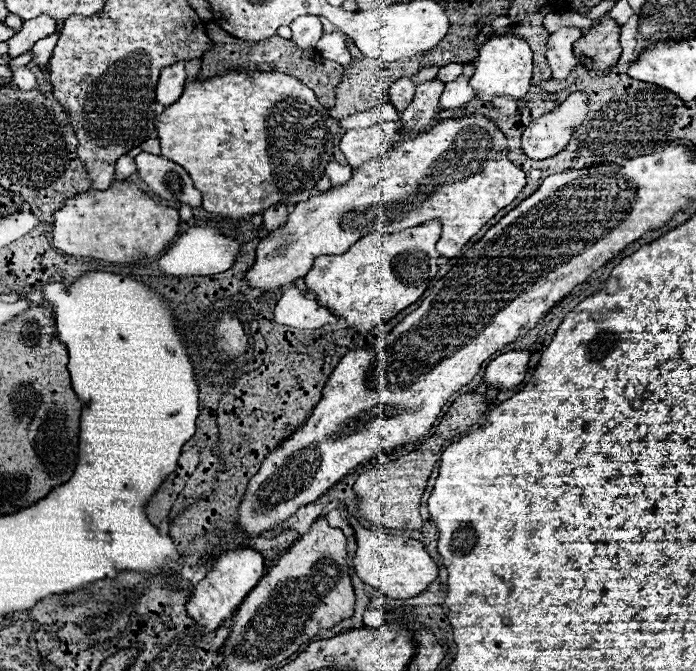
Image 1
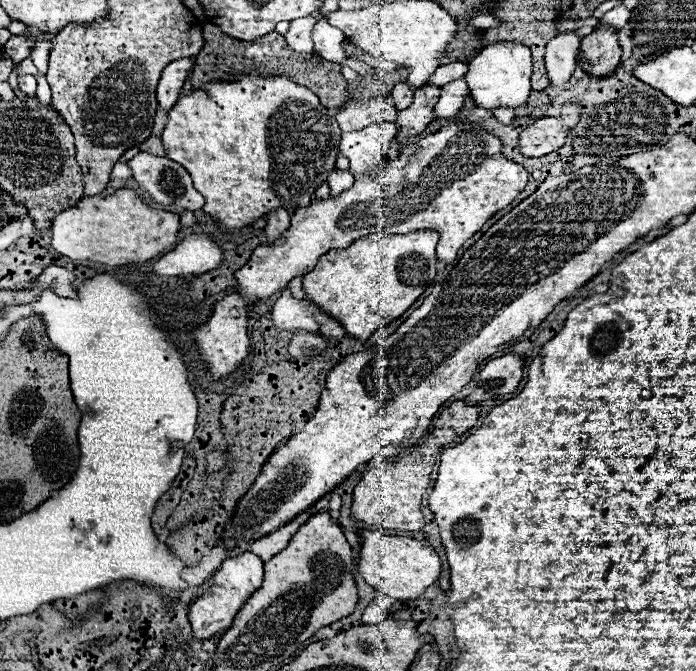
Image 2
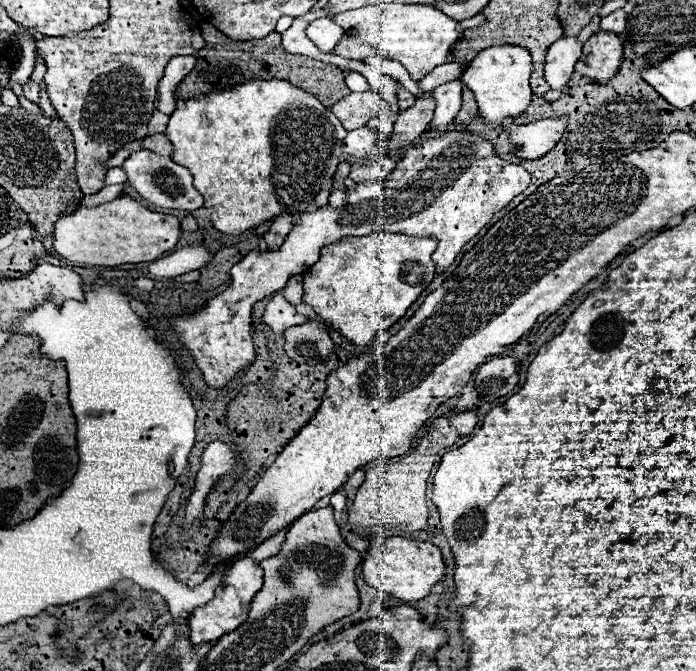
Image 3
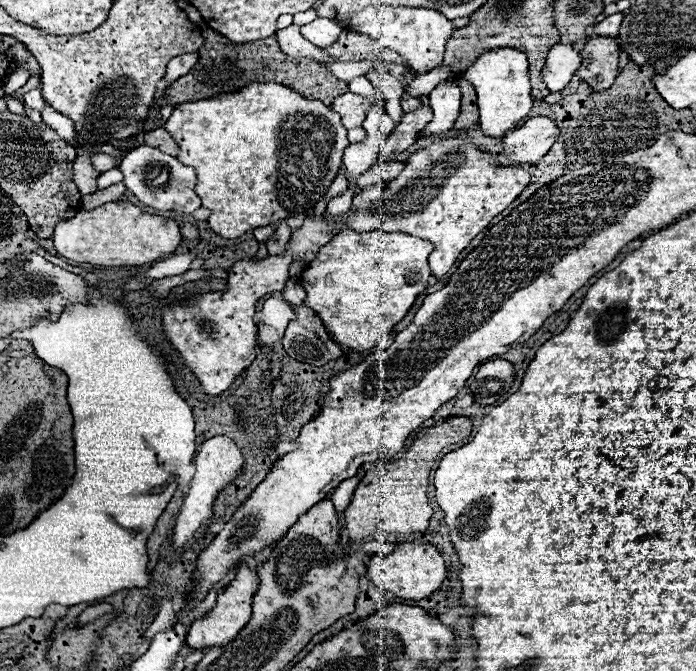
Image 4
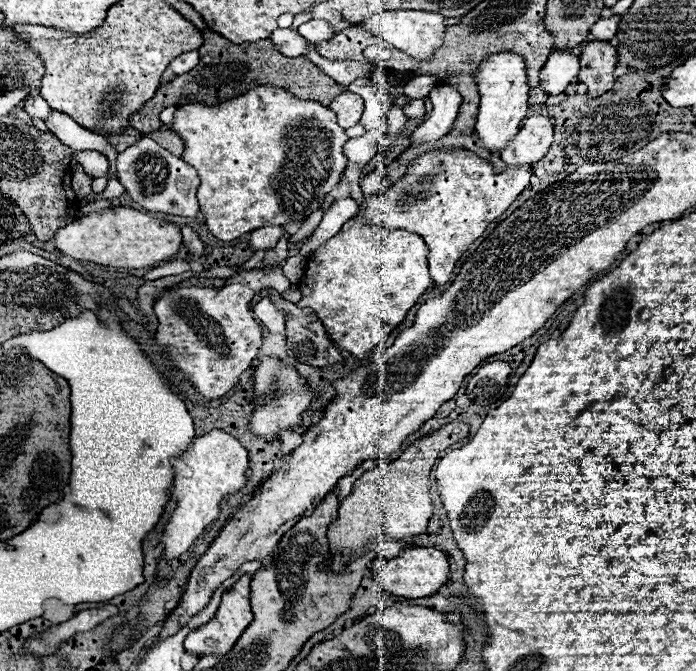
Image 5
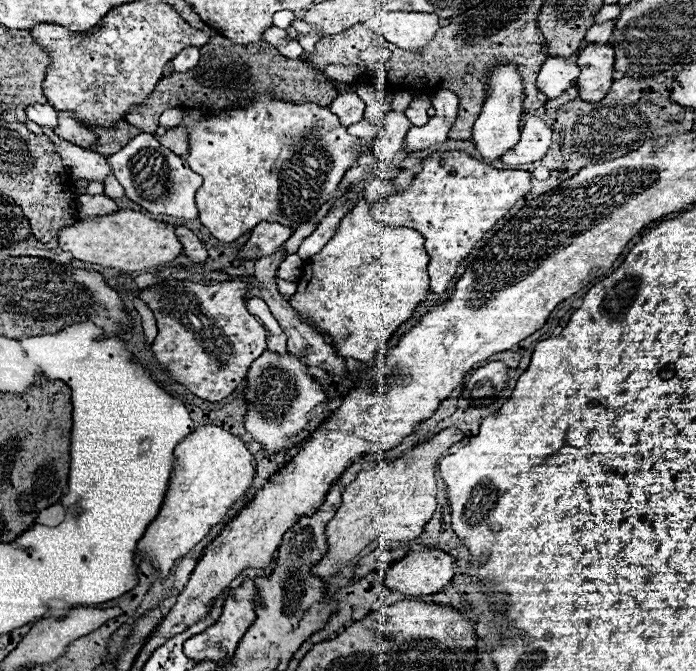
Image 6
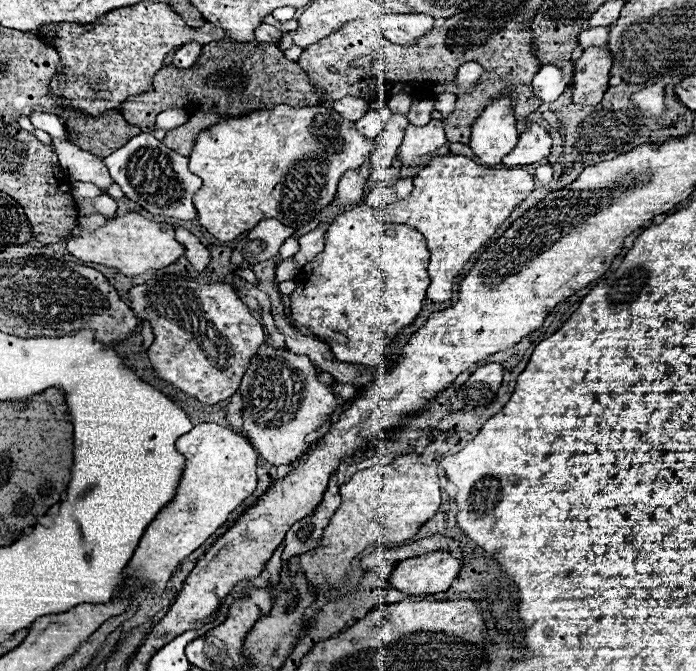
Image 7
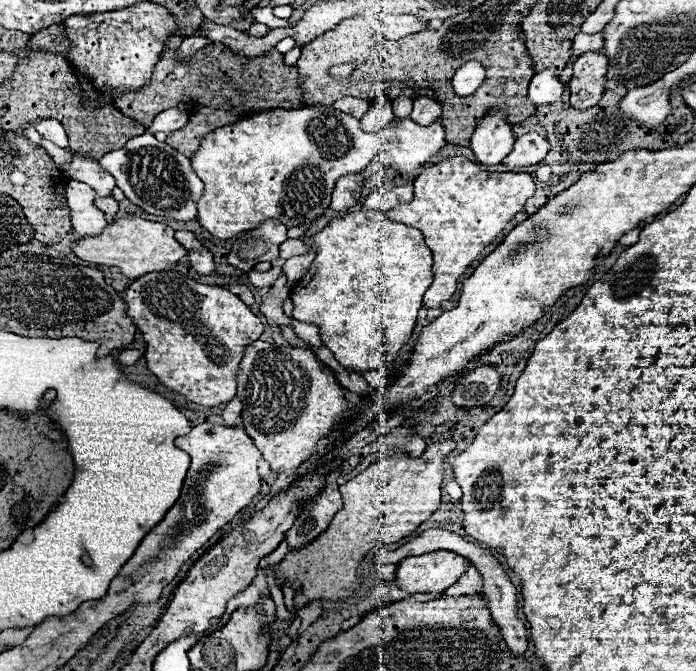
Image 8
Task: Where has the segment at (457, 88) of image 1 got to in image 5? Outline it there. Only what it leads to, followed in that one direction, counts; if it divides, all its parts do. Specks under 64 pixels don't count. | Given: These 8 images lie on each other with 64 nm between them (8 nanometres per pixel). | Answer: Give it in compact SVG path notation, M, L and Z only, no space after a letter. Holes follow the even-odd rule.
M437 85L428 98L433 107L432 114L426 118L426 122L422 126L418 126L414 130L414 134L410 136L412 144L422 144L422 142L432 142L432 140L444 138L450 132L450 128L458 116L460 94L452 86Z

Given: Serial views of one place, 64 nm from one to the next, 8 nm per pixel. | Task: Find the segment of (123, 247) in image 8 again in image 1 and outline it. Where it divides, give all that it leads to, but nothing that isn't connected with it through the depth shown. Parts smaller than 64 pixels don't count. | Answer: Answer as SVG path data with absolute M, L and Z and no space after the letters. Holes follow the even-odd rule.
M130 180L114 182L108 190L86 190L76 198L68 198L66 204L54 214L54 228L52 228L52 244L60 252L70 256L90 256L108 262L132 262L142 256L156 256L160 254L178 234L178 210L170 206L162 206L160 202L148 198L138 184Z

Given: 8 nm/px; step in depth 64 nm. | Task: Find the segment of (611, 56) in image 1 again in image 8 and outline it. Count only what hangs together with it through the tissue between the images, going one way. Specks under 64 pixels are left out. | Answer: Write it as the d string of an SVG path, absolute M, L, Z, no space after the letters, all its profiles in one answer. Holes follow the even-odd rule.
M584 52L574 62L574 74L568 82L570 86L570 106L572 108L592 108L600 102L604 94L608 72L608 58L600 52Z

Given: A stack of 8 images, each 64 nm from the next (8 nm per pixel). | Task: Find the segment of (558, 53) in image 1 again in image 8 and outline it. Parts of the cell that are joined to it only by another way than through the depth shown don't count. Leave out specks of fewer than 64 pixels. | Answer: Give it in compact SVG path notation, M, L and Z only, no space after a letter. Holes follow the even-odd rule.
M542 70L532 78L528 88L528 98L538 106L552 104L562 96L562 92L564 92L564 84L560 82L558 74L554 70Z

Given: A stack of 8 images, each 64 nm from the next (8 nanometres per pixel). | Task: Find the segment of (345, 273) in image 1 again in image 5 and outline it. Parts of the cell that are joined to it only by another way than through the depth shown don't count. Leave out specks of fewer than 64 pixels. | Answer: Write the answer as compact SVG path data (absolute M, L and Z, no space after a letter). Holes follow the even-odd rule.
M352 218L334 238L312 252L300 282L302 300L298 306L312 308L318 314L338 348L368 358L432 284L426 256L428 246L418 234L362 226Z

